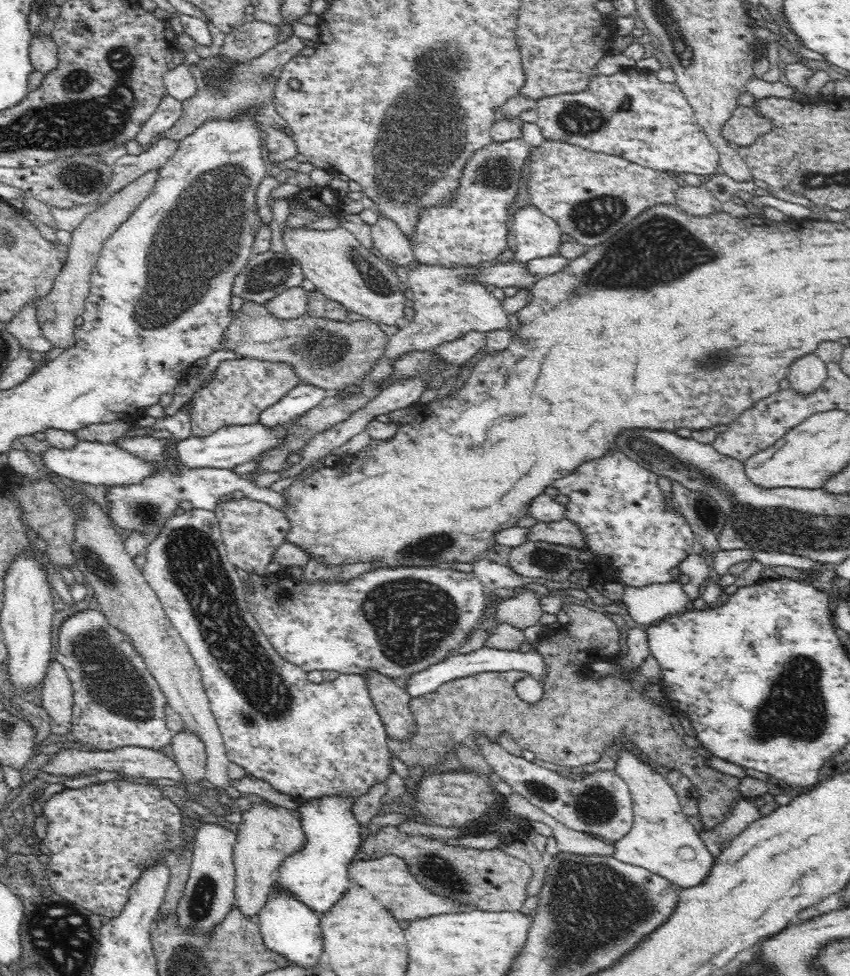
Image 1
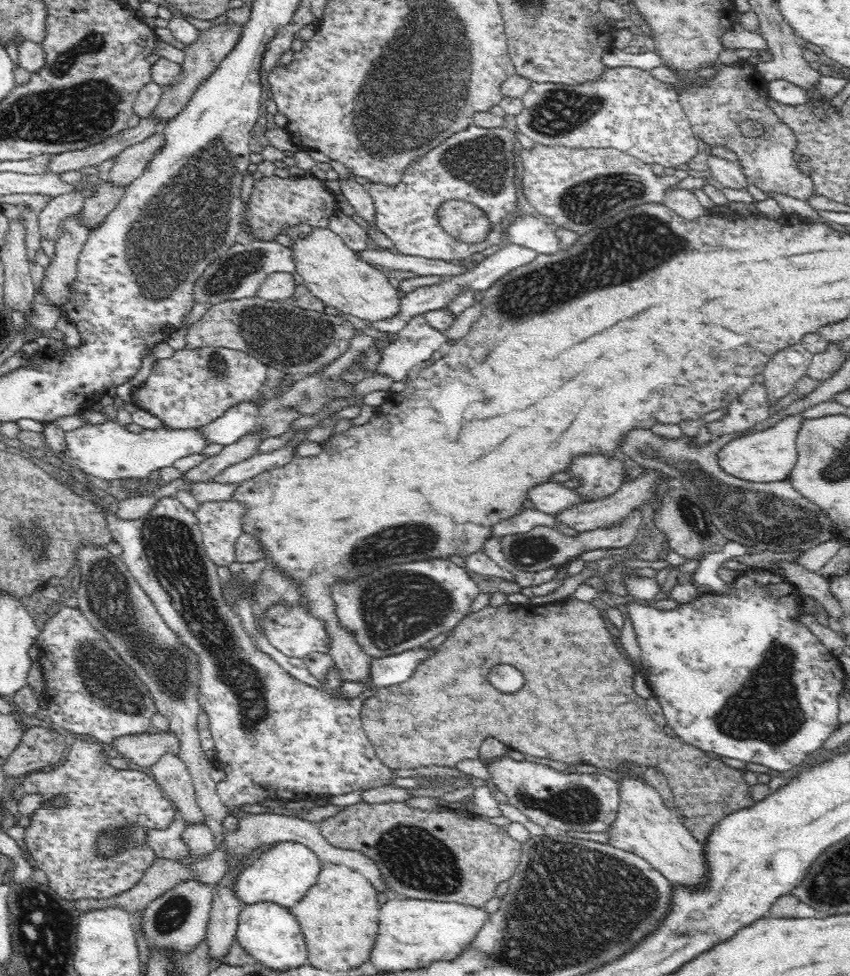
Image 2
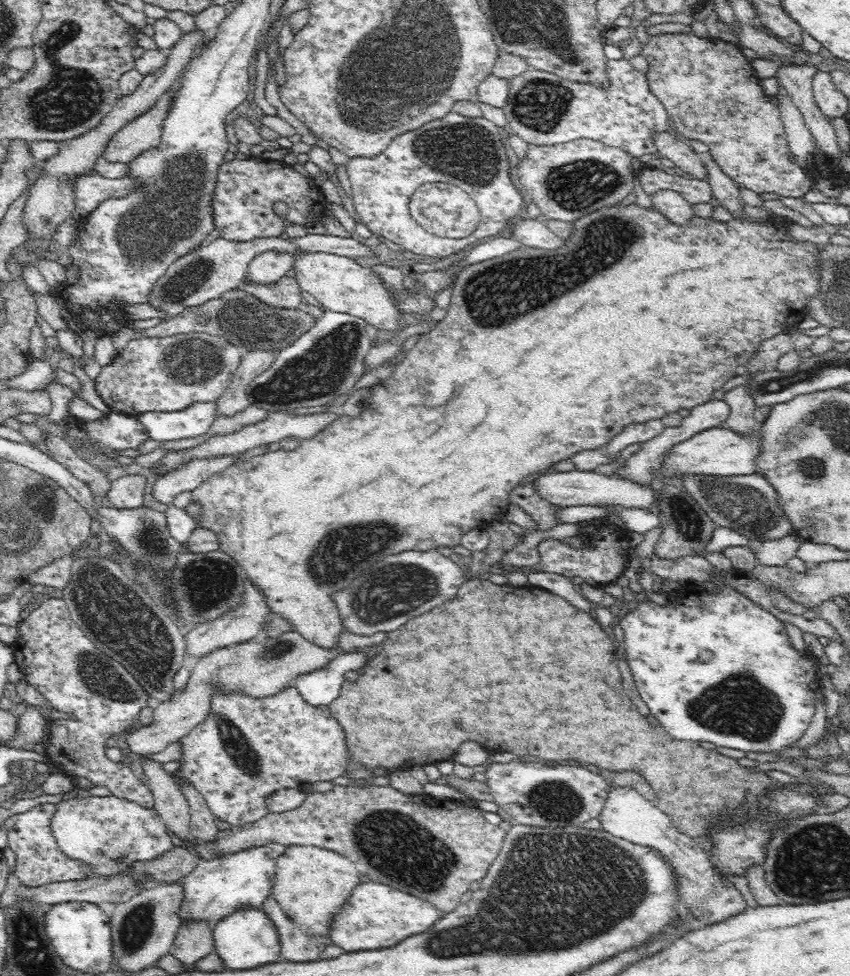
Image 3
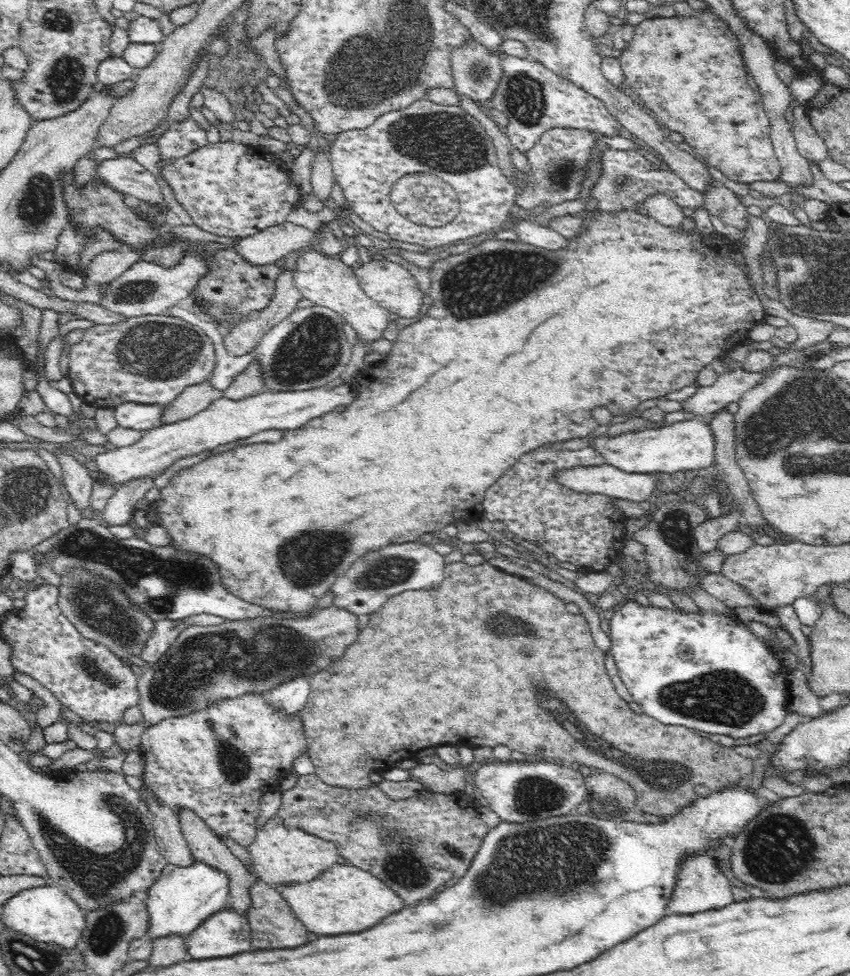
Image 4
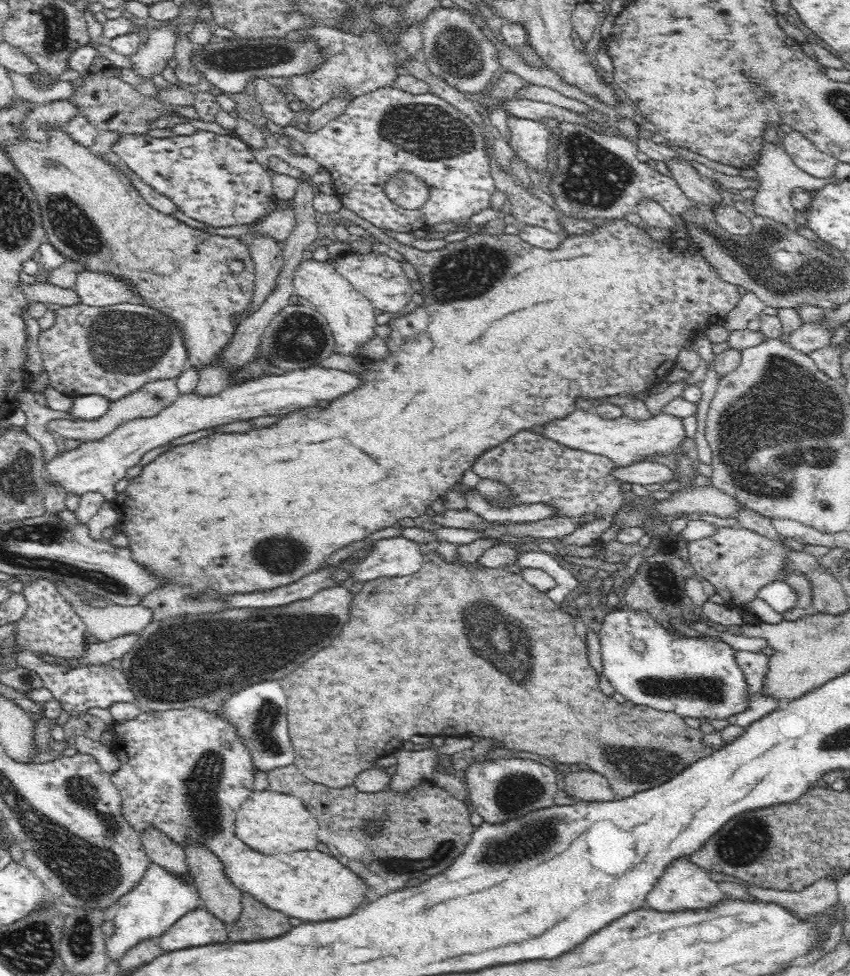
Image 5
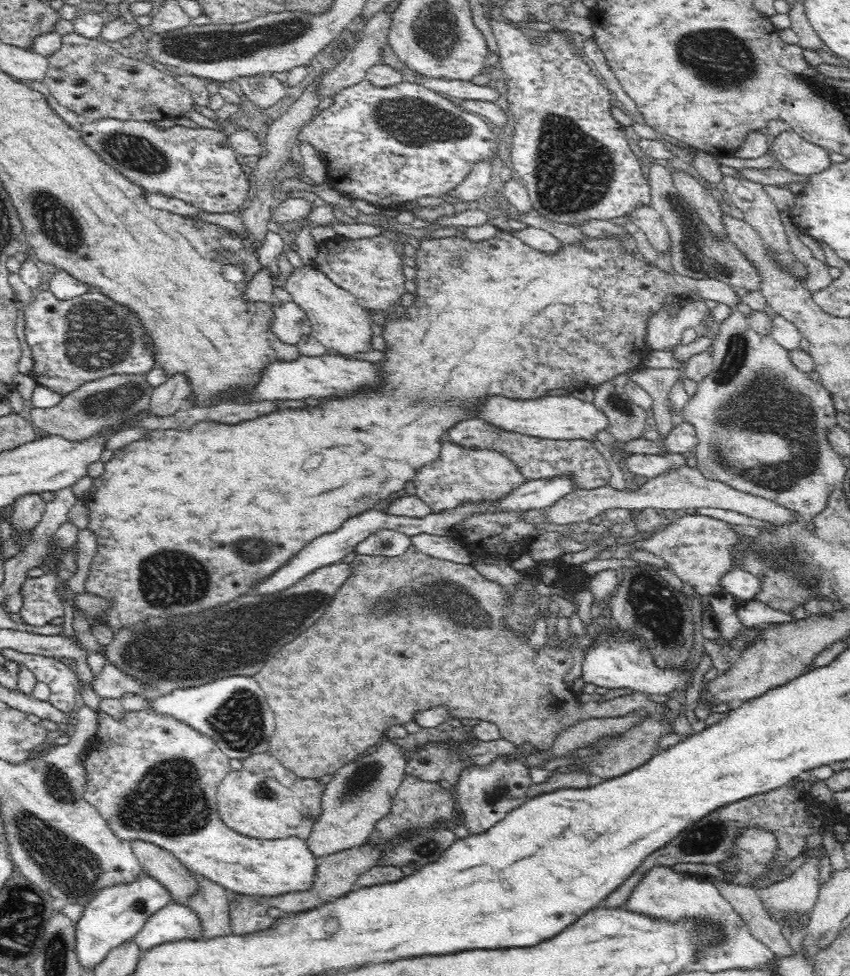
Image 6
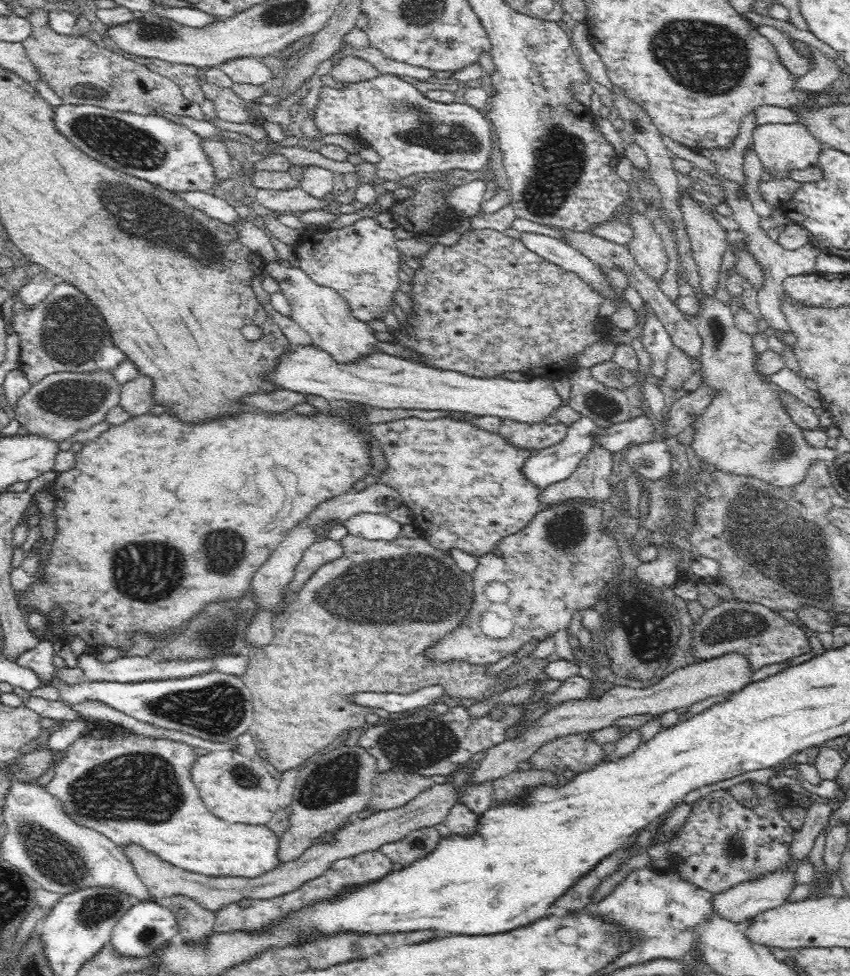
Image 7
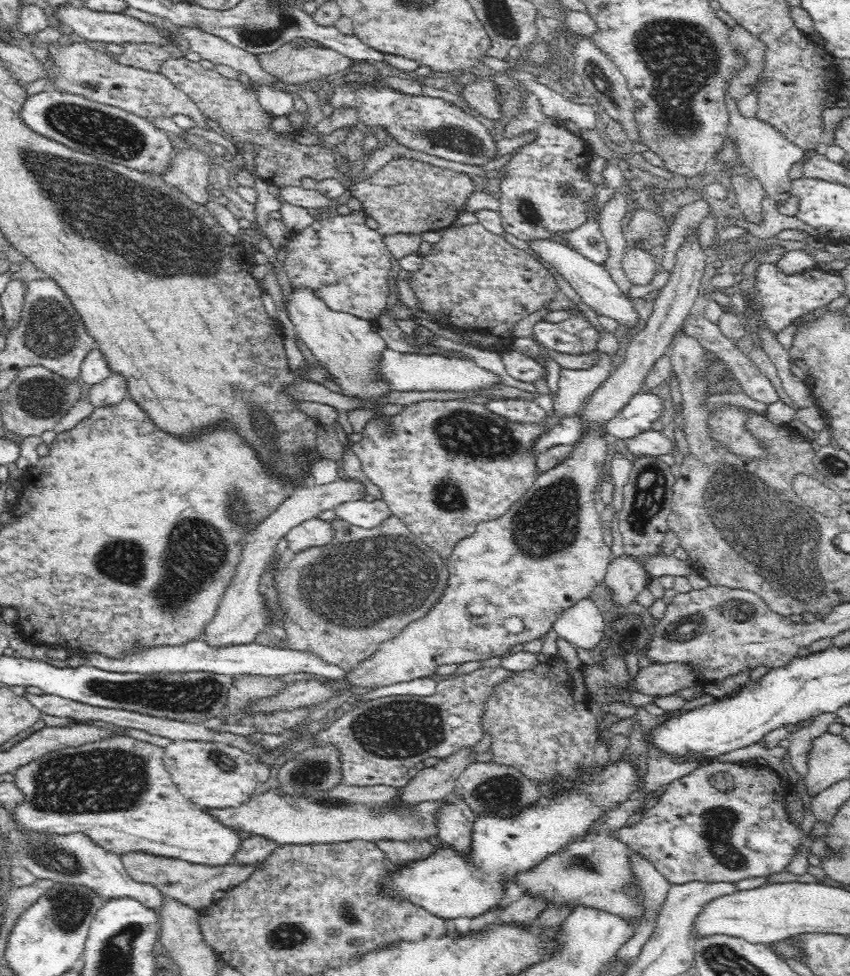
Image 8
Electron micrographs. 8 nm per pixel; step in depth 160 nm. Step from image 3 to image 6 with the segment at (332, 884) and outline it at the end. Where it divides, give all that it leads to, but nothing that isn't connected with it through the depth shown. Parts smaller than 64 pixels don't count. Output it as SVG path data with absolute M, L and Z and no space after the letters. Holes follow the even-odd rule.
M230 768L218 779L216 799L221 821L244 835L273 839L296 835L296 828L302 820L302 801L288 787L262 772L248 768Z

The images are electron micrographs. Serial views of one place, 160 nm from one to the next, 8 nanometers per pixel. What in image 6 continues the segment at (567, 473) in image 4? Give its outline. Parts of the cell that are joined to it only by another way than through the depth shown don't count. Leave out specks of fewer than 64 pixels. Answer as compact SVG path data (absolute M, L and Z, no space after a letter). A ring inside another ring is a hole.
M668 451L660 454L629 454L623 459L628 469L635 475L652 478L668 470L687 466L687 456Z

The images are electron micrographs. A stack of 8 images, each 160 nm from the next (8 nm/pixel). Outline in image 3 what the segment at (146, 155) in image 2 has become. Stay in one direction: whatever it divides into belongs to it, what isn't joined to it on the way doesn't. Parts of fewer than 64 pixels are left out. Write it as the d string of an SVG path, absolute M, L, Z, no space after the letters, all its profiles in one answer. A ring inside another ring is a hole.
M168 92L158 99L151 111L135 118L109 140L103 157L110 163L129 165L151 149L156 149L161 140L164 119L177 92Z

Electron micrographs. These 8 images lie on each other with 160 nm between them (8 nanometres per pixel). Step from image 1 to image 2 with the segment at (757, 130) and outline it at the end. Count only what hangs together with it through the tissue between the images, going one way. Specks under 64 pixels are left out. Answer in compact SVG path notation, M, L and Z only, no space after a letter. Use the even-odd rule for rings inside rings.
M718 66L718 76L710 80L710 86L692 86L686 94L680 92L680 104L686 113L687 120L690 121L696 135L704 142L712 147L726 147L740 157L740 167L743 174L746 175L747 182L754 184L760 190L767 192L778 192L778 194L786 194L792 198L806 200L815 194L813 180L803 173L797 166L796 157L797 138L793 134L793 130L783 122L782 119L775 115L775 112L768 104L768 82L760 77L754 66L744 68L742 66ZM742 122L758 122L762 124L762 136L746 136L740 129Z

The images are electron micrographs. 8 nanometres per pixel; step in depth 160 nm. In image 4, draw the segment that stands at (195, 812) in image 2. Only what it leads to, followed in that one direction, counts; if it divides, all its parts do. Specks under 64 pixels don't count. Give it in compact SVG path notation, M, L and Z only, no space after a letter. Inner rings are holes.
M144 785L141 792L144 792L142 797L146 806L155 816L155 837L162 856L174 866L190 866L195 858L182 832L181 814L175 814L170 807L163 806L151 788Z

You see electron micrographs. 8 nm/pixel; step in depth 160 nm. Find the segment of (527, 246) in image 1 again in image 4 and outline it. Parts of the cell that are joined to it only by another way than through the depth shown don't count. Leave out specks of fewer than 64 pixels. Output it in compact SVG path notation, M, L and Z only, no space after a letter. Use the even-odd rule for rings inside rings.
M530 217L524 220L518 219L518 224L514 224L513 229L520 241L550 250L563 249L568 240L565 236L558 234L550 227L541 225Z

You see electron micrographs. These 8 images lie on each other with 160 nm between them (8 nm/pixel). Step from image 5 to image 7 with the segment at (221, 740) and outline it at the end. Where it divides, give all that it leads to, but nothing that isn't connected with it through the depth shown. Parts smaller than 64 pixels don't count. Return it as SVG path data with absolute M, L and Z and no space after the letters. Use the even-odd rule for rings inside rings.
M110 732L96 738L87 734L70 744L58 766L54 766L54 776L41 787L61 804L72 822L94 829L120 848L137 844L167 863L208 876L253 877L275 867L280 863L275 857L277 835L270 828L257 824L229 824L205 809L188 775L196 756L194 747L168 738Z

